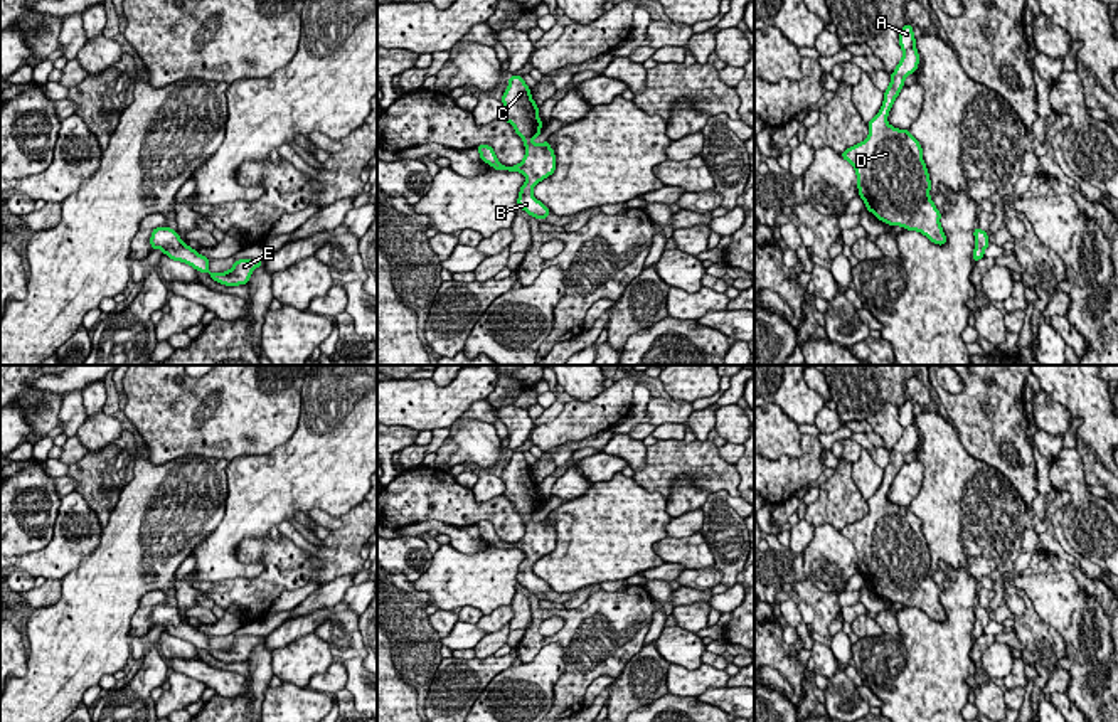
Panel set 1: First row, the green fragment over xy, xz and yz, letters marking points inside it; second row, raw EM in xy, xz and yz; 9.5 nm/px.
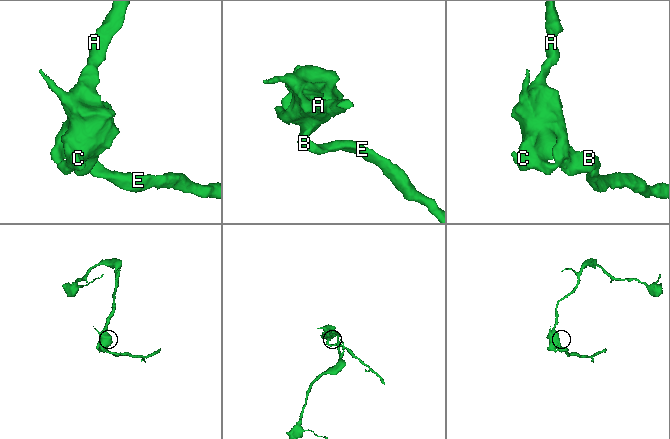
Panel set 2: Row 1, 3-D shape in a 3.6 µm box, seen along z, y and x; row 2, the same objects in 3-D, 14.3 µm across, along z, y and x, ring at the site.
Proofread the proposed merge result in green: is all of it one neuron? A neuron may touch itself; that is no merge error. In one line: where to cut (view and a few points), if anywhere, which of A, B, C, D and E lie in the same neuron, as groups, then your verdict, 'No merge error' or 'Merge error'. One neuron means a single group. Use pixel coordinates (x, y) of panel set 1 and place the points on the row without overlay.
No split. Groups: A B C D E. No merge error

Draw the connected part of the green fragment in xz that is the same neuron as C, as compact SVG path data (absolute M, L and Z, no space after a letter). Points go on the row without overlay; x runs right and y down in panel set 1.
M508 453L508 463L502 473L505 483L503 496L510 500L515 510L522 515L525 534L514 544L502 542L487 520L478 522L480 537L493 544L497 549L520 549L525 552L525 560L519 567L517 582L529 592L544 597L552 589L532 572L534 564L556 549L556 530L546 517L534 522L532 517L542 510L542 496L539 483L530 473L530 465L524 459L524 453Z

